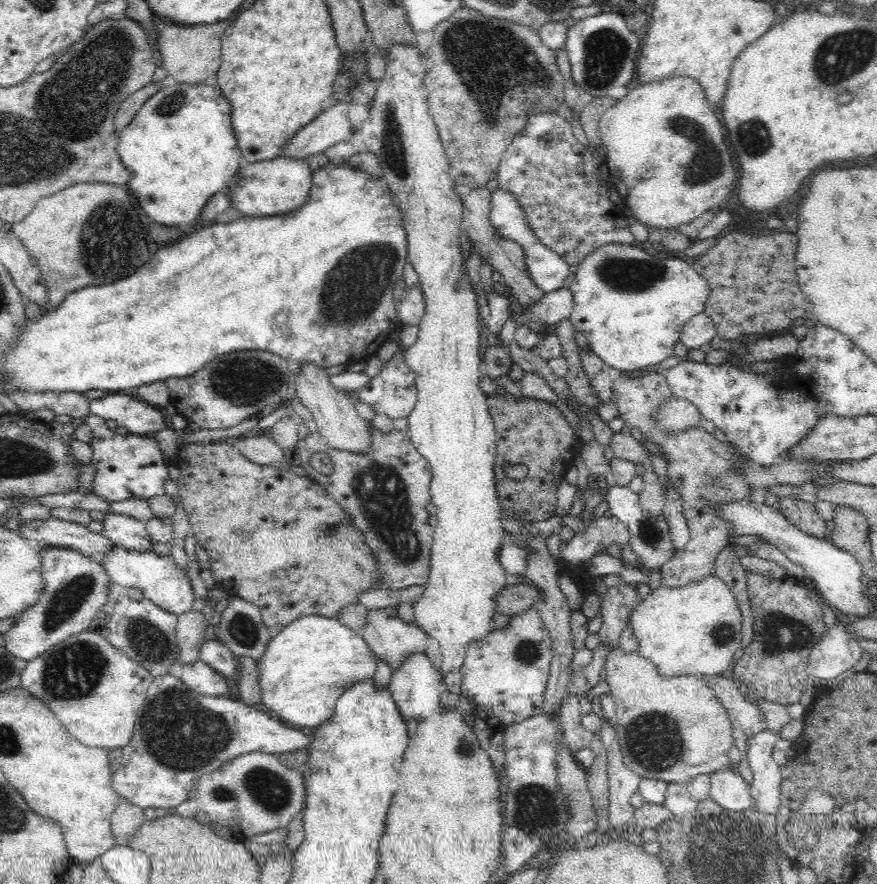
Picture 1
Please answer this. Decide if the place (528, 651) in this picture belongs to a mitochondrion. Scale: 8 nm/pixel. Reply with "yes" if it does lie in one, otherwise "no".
yes

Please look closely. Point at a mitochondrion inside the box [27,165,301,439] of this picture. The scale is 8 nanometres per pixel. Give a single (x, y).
(108, 261)

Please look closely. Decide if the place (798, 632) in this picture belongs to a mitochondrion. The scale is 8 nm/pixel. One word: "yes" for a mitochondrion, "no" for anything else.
yes

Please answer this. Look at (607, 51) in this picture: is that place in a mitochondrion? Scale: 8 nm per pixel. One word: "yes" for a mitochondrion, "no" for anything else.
yes

